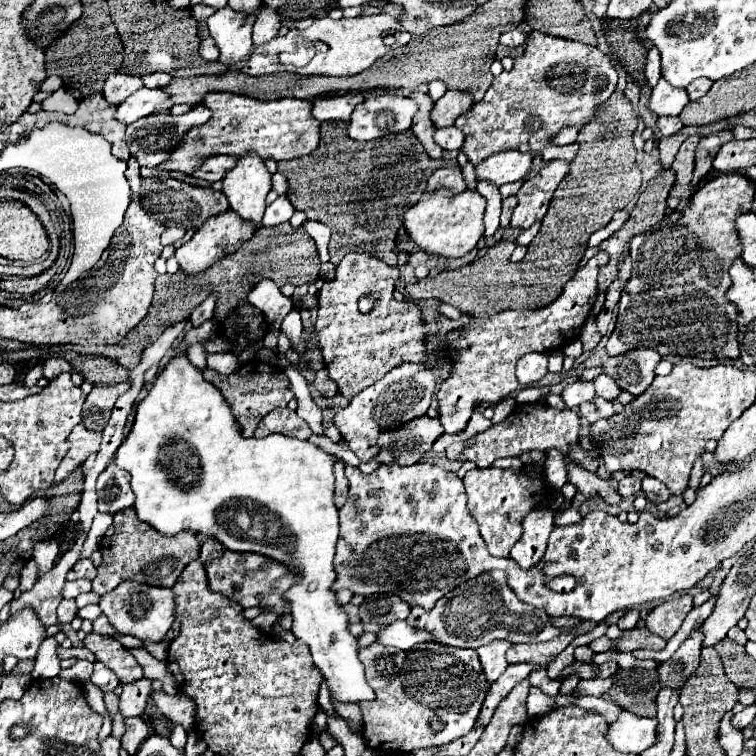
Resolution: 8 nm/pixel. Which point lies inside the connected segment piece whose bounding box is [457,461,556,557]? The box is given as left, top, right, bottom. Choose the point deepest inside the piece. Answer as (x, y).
(499, 499)

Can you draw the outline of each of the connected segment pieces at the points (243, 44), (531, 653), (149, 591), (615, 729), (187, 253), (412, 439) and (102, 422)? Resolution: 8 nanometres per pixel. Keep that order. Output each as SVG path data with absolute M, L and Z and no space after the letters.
M222 7L206 21L212 39L220 49L218 61L222 65L234 65L252 51L252 25L258 13L260 9L248 15L234 11L232 7Z
M582 621L578 627L570 629L570 631L562 631L558 637L554 637L552 641L546 643L520 643L520 645L512 645L512 649L508 651L508 661L514 663L538 663L538 665L546 665L550 663L560 651L564 651L568 647L568 643L572 643L574 637L584 635L588 631L592 631L594 625L592 621Z
M124 581L118 585L114 591L106 593L100 601L100 609L104 615L110 619L114 629L124 635L138 637L142 641L162 641L168 629L174 623L174 593L172 589L166 587L152 587L152 585L142 585L136 581Z
M624 711L616 723L610 725L608 741L618 751L640 755L656 743L656 717L638 717L630 711Z
M232 209L228 213L220 213L212 219L208 219L188 243L184 243L180 249L176 249L176 259L180 263L180 271L184 271L188 277L198 275L198 273L206 271L208 267L212 267L214 263L218 263L220 259L224 259L226 255L240 249L238 245L250 241L252 235L254 235L254 229L248 227L248 221L244 221L238 213L234 213Z
M428 415L412 419L408 425L392 429L392 433L384 433L384 437L380 437L380 453L376 459L384 465L394 461L398 465L414 465L432 449L432 443L442 433L444 427L438 419L430 419Z
M118 383L118 385L104 385L94 387L84 403L84 417L82 423L88 425L88 429L102 431L108 425L110 413L114 409L116 399L130 389L130 383Z

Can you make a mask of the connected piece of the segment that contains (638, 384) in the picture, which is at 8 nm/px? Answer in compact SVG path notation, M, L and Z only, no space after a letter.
M634 349L616 357L610 357L602 367L604 373L616 379L616 383L632 393L642 395L650 383L654 381L656 365L662 361L662 357L654 349Z

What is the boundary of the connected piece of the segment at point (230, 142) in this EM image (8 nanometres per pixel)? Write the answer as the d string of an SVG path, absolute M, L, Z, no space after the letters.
M208 93L202 105L212 111L212 119L200 127L192 127L180 145L170 153L166 161L158 165L162 171L180 171L192 175L202 159L212 155L236 155L256 153L260 159L288 161L308 155L316 149L320 137L320 123L312 117L312 103L304 99L274 99L260 101L236 93Z

